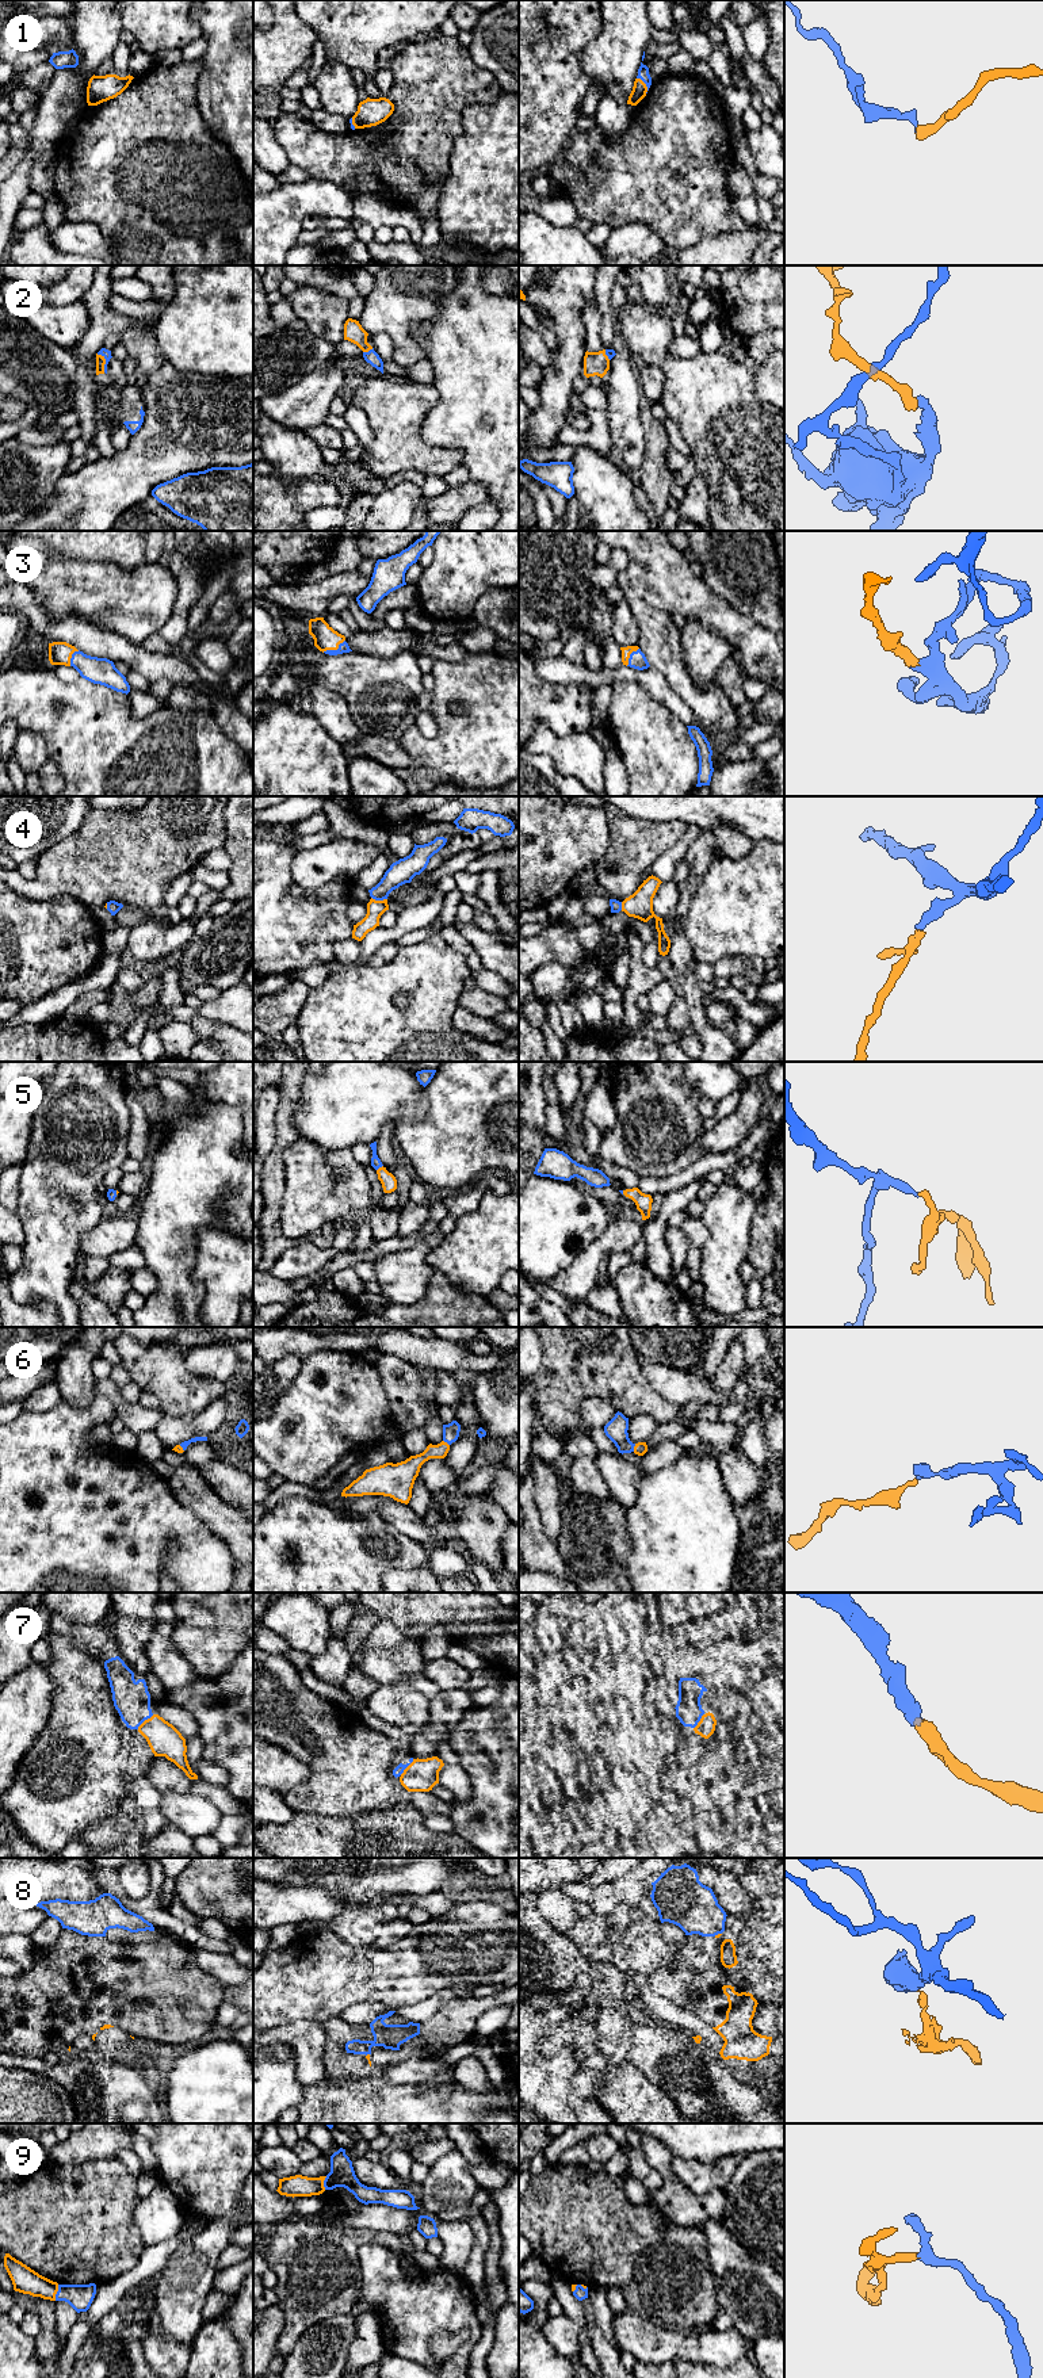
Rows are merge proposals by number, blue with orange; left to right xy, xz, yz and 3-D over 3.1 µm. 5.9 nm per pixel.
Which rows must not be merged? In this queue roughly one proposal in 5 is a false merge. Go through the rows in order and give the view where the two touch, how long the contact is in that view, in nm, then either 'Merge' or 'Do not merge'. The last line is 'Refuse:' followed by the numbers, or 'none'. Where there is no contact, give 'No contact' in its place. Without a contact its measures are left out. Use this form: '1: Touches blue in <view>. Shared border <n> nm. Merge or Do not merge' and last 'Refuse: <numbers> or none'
1: Touches blue in yz. Shared border 110 nm. Merge
2: Touches blue in xy. Shared border 120 nm. Merge
3: Touches blue in xz. Shared border 150 nm. Merge
4: Touches blue in xz. Shared border 100 nm. Merge
5: Touches blue in xz. Shared border 50 nm. Merge
6: Touches blue in yz. Shared border 50 nm. Merge
7: Touches blue in xy. Shared border 130 nm. Merge
8: Touches blue in yz. Shared border 50 nm. Do not merge
9: Touches blue in xy. Shared border 100 nm. Merge
Refuse: 8

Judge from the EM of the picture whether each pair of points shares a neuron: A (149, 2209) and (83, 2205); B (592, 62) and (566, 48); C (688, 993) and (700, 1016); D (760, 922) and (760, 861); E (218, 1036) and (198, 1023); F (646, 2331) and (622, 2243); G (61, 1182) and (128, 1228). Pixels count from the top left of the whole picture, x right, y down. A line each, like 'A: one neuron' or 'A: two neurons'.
A: two neurons
B: two neurons
C: one neuron
D: one neuron
E: one neuron
F: two neurons
G: two neurons

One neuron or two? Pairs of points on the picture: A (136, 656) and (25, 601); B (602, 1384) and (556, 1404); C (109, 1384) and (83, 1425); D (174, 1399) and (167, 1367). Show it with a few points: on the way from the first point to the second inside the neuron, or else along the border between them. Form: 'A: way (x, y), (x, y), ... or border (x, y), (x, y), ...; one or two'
A: way (107, 643), (96, 642), (75, 630), (52, 630); one
B: way (591, 1384), (575, 1386), (566, 1394); one
C: border (95, 1388), (113, 1403), (117, 1415); two
D: way (174, 1391), (174, 1384), (167, 1375); one

